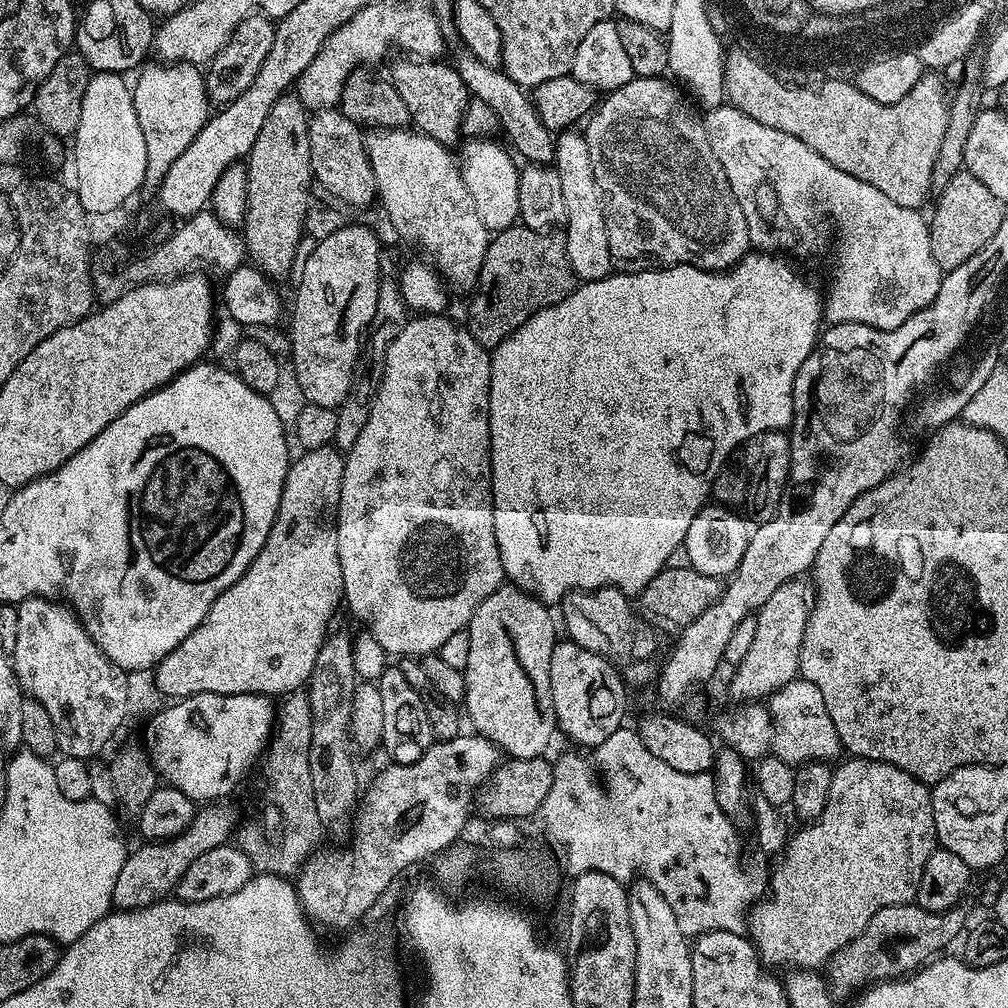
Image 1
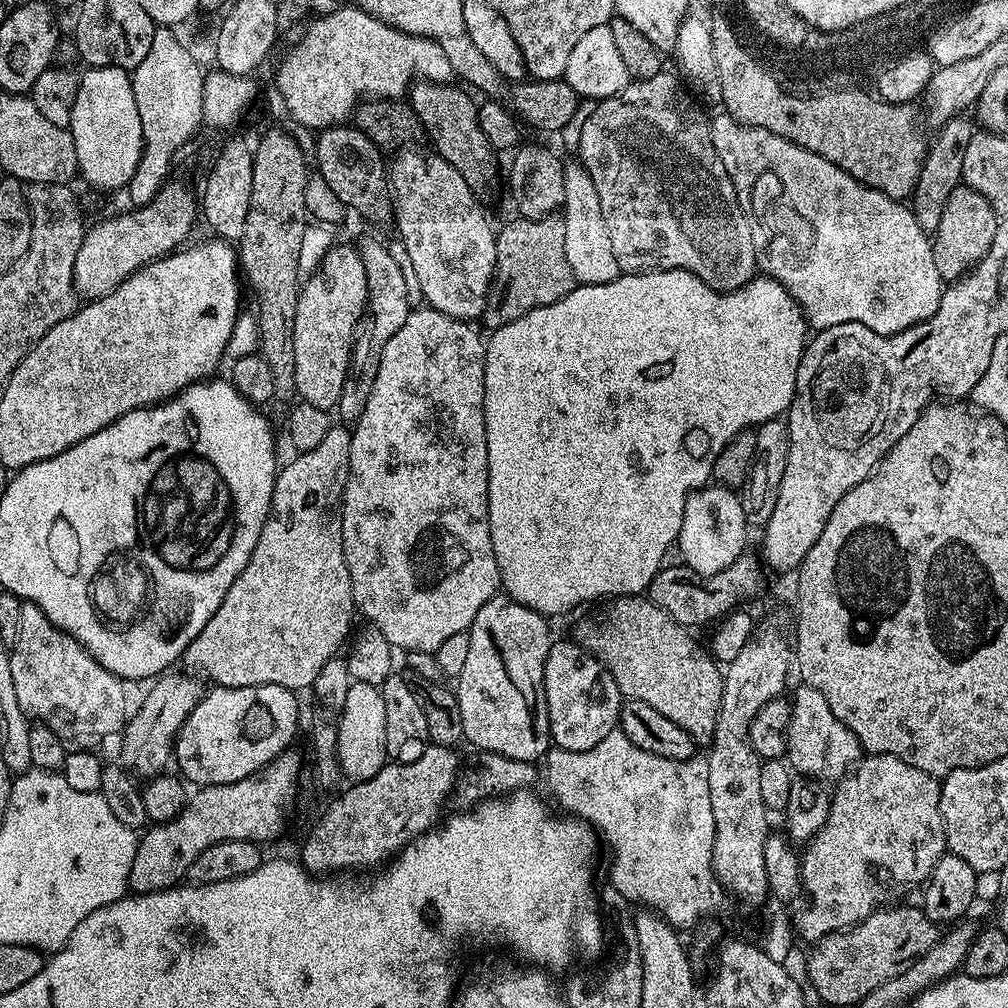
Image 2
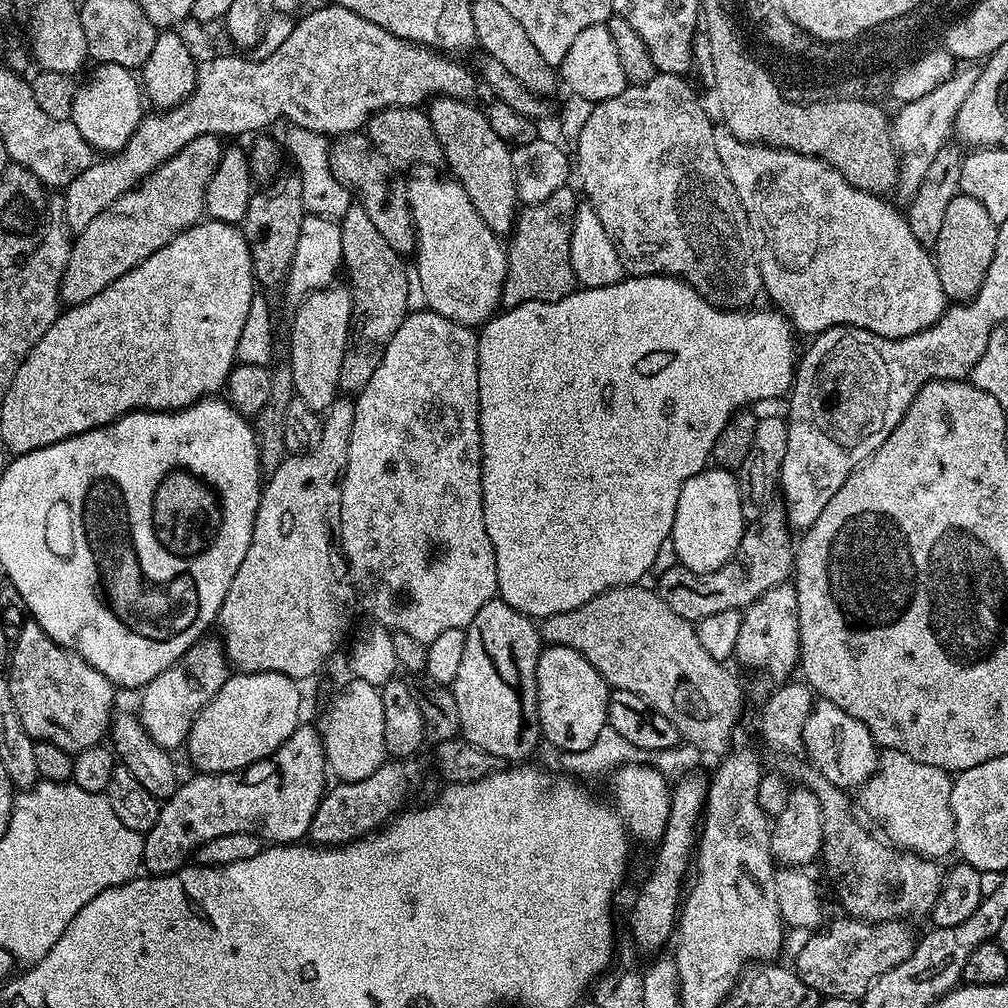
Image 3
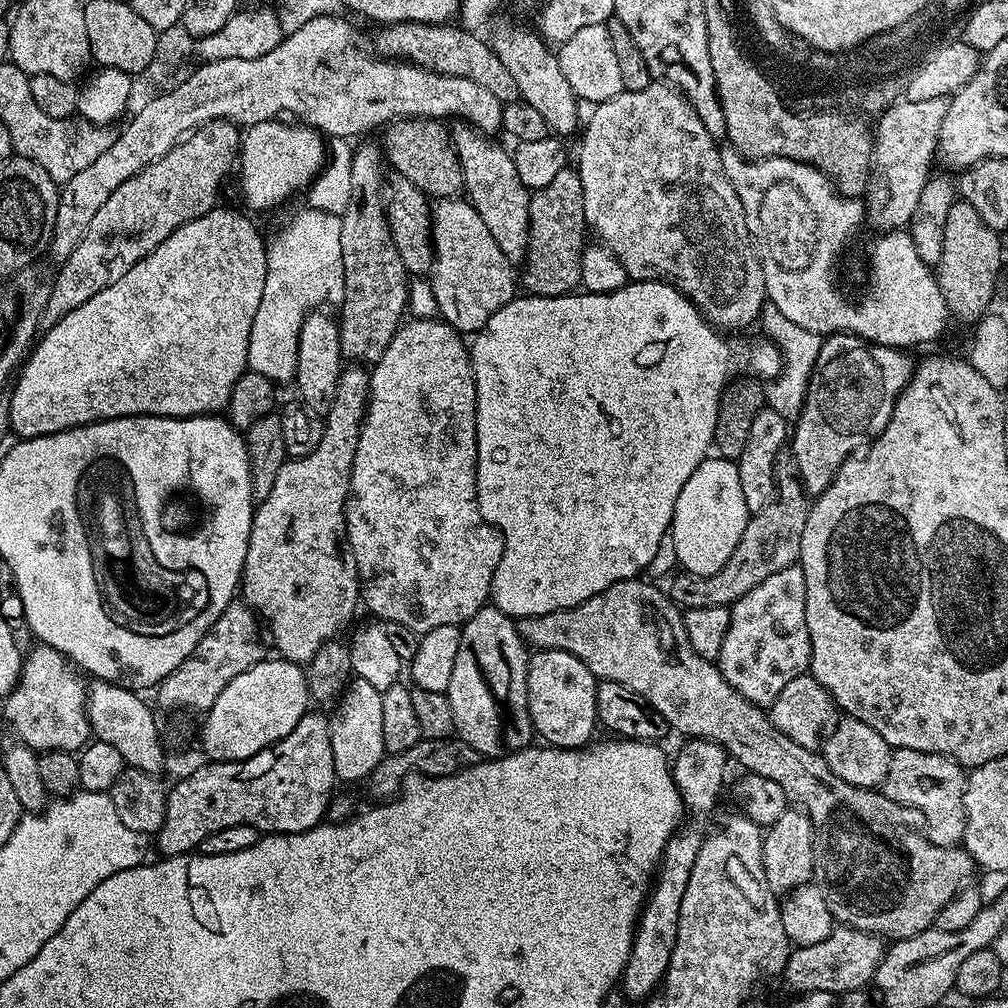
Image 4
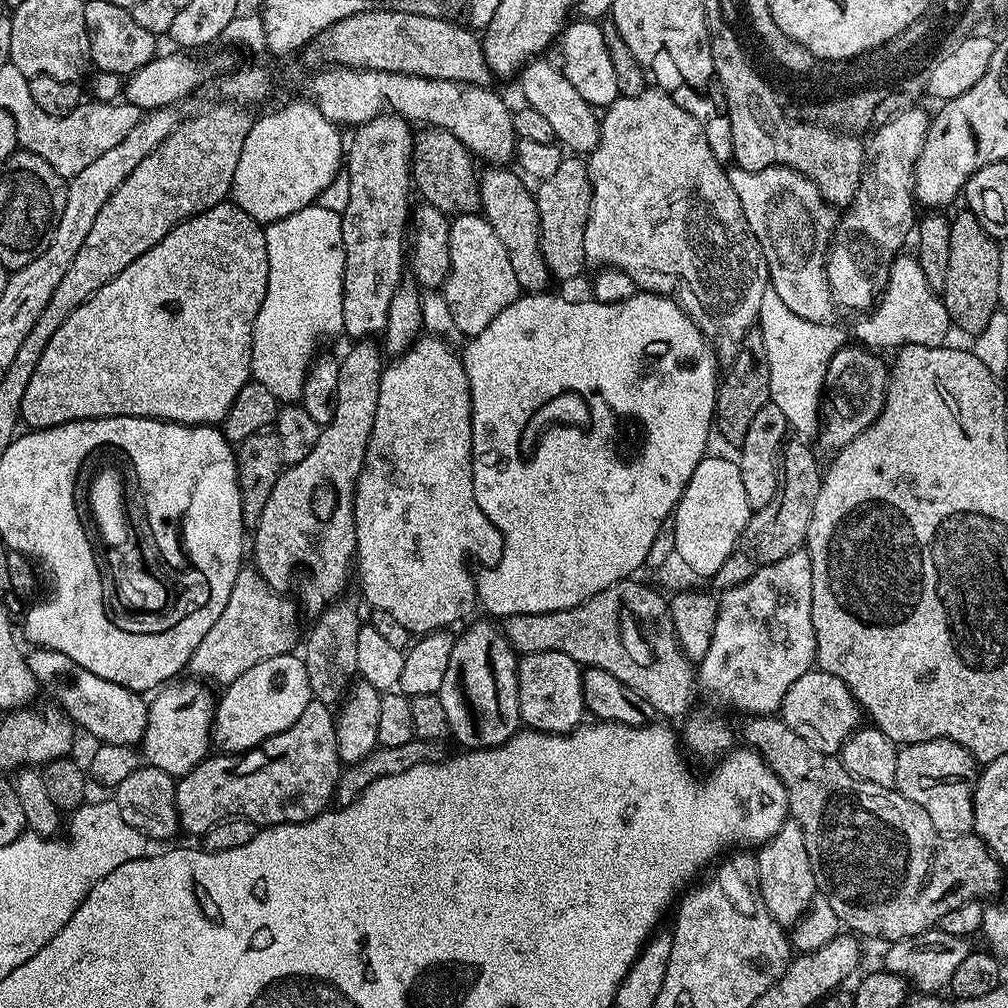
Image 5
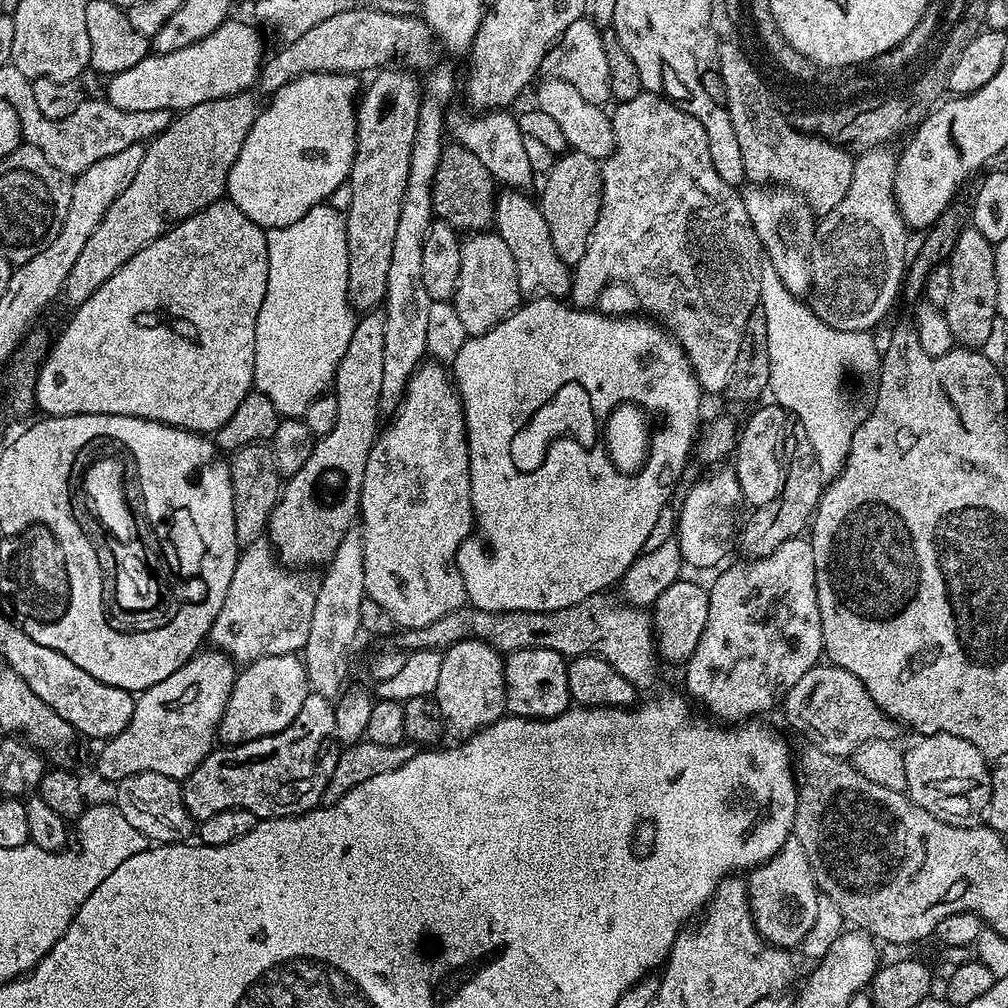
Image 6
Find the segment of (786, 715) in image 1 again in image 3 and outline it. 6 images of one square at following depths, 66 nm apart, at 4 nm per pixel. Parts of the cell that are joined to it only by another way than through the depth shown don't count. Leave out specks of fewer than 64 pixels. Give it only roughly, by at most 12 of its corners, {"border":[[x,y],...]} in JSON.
{"border":[[818,698],[801,743],[835,788],[876,773],[878,745],[865,724]]}

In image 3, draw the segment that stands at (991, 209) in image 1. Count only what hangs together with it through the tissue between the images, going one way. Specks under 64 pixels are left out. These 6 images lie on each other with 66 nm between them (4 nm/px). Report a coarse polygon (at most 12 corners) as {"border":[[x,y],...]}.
{"border":[[974,198],[946,209],[934,249],[952,302],[978,294],[998,225]]}

